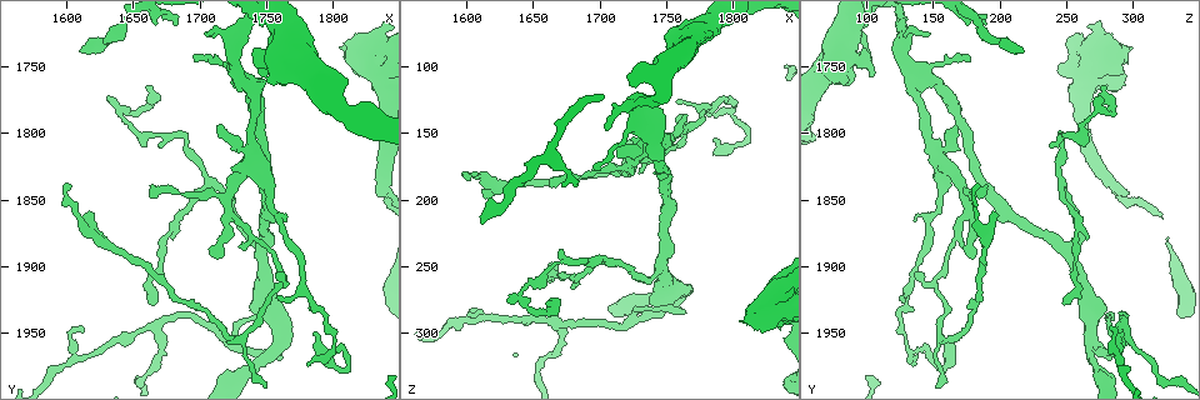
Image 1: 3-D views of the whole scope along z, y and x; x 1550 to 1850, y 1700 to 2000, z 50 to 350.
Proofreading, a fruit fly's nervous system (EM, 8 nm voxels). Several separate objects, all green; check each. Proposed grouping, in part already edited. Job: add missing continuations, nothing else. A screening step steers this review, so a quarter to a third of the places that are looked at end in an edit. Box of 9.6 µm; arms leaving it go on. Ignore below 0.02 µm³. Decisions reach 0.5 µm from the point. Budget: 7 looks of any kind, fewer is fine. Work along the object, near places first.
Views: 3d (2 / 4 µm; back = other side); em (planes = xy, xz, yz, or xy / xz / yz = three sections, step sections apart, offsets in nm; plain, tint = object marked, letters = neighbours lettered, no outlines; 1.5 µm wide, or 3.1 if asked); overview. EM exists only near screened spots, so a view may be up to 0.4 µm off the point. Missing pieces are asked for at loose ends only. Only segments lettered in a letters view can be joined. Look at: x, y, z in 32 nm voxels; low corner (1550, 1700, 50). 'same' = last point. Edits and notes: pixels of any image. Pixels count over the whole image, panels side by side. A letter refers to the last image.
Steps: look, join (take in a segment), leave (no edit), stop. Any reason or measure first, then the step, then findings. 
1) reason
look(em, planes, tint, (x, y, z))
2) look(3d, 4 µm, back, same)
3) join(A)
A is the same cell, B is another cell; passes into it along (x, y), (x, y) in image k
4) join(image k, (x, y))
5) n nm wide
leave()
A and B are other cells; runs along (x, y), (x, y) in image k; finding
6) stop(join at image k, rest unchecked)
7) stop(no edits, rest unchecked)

free end
look(em, planes, letters, (1696, 1744, 178))

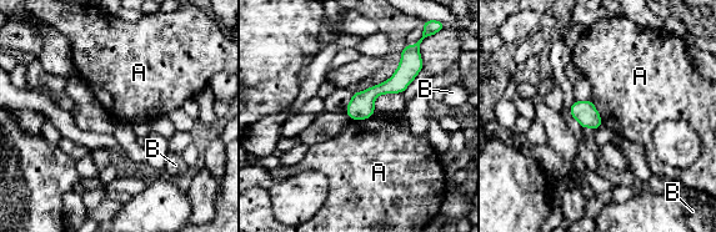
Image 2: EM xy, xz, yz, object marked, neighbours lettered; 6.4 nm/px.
150 nm wide
leave()
A and B are other cells; runs along (409, 72), (376, 90), (353, 116) in image 2; none of them fits

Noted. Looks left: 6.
long arm stops here
look(em, yz, step 4, letters, (1612, 1738, 216))

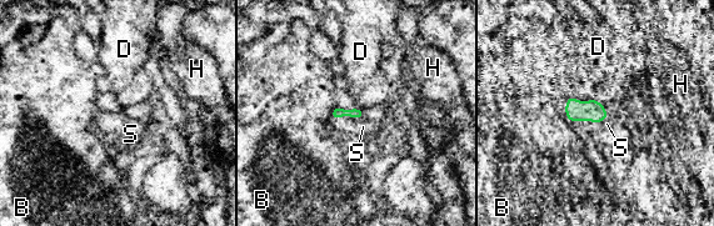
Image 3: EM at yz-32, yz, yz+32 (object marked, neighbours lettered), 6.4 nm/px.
join(S)
S is the same cell, B, D and H are other cells; it goes on there

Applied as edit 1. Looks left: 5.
thin end
look(em, yz, step 4, tint, (1664, 1930, 248))

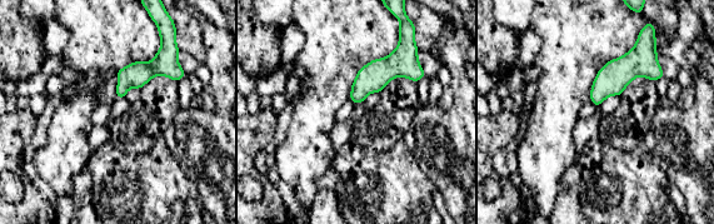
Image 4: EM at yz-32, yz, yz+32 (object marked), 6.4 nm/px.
cut it another way
look(em, planes, letters, same)

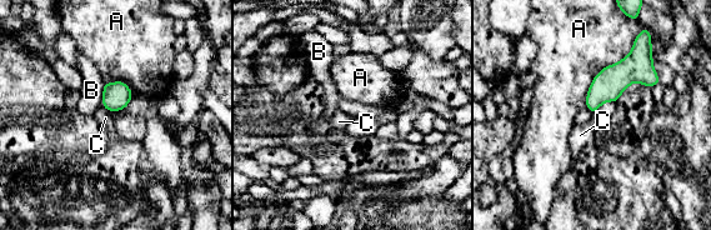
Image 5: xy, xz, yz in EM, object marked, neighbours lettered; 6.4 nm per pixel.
leave()
A, B and C are other cells; border along (103, 105), (109, 111) in image 5; none of them fits

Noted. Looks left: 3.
stop(join at image 3, rest unchecked)

